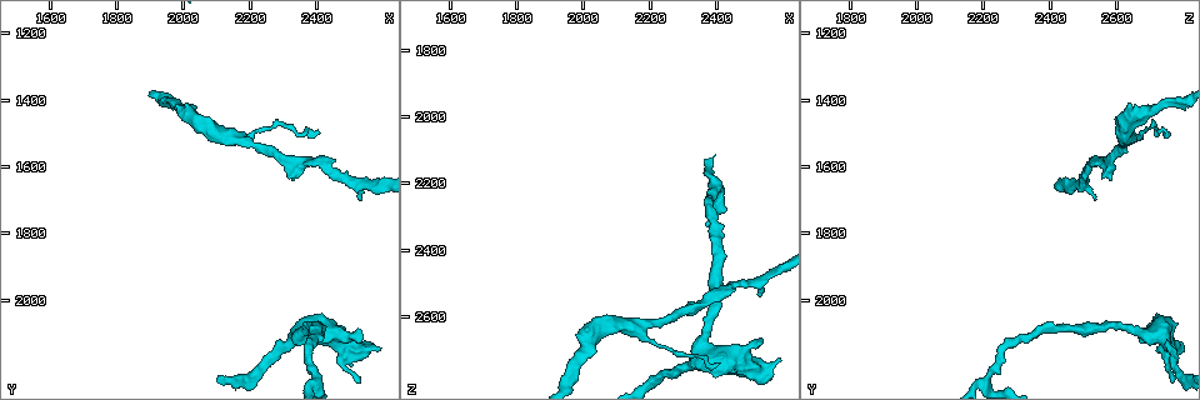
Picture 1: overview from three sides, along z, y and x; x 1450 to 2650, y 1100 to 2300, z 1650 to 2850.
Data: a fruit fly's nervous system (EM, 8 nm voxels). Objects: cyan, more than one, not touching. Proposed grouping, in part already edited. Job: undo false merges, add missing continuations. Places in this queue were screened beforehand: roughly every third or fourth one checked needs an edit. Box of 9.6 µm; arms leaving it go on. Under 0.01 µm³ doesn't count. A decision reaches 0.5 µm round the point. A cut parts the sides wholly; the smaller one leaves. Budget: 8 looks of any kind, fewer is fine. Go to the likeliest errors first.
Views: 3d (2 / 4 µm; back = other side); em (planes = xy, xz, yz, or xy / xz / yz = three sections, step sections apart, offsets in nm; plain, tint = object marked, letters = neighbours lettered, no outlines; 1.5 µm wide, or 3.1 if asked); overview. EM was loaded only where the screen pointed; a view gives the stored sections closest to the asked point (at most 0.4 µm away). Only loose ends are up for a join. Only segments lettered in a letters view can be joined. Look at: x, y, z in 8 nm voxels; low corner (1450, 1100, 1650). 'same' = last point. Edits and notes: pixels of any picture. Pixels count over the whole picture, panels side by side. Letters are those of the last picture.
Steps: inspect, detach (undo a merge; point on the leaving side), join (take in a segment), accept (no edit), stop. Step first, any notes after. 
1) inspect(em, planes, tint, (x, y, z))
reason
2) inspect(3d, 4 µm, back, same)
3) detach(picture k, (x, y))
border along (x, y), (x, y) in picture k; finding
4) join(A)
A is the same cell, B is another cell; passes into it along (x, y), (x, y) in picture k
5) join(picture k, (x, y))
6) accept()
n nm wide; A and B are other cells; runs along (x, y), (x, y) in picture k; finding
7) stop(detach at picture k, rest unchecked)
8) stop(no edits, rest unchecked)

inspect(3d, 4 µm, (2170, 1520, 2640))
a fork

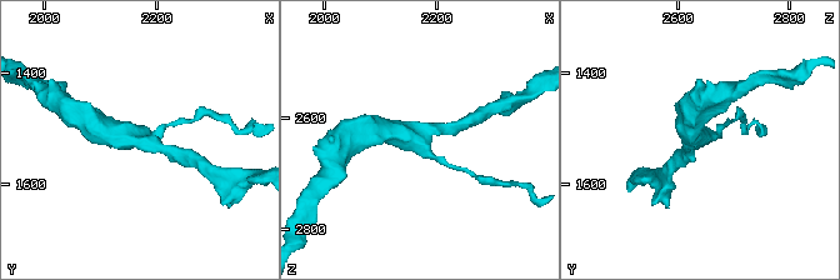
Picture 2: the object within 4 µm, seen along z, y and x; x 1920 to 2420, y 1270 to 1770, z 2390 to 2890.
inspect(em, planes, letters, (2170, 1515, 2635))

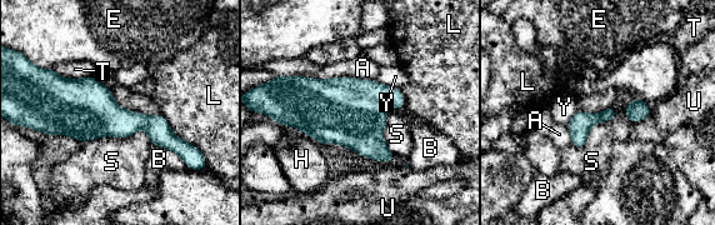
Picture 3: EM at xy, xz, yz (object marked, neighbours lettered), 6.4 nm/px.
accept()
A, B, E, H, L, S, T, U and Y are other cells; all the same neuron

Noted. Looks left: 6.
inspect(em, planes, letters, (2540, 2110, 2680))
free end

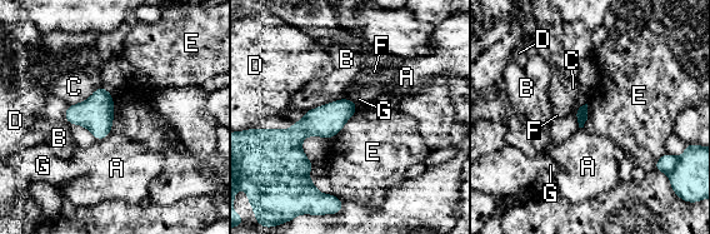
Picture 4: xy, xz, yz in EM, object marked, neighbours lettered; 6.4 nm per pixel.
accept()
A, B, C, D, E, F and G are other cells; border along (359, 106), (331, 139) in picture 4; none of them fits

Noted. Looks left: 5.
inspect(3d, 2 µm, back, (2290, 2140, 2750))
sudden change in width

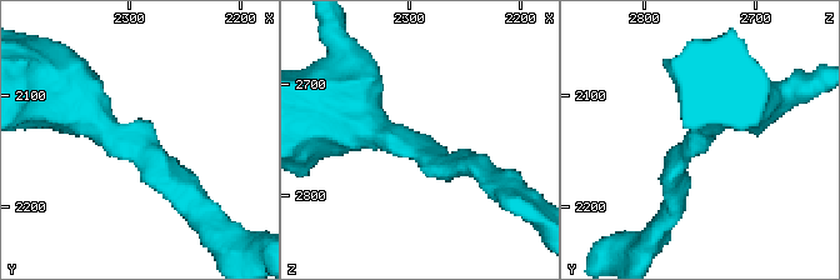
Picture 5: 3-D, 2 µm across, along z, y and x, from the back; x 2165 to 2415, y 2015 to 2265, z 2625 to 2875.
inspect(em, yz, step 4, tint, (2294, 2142, 2758))
arms of 190, 500 nm; need the tissue

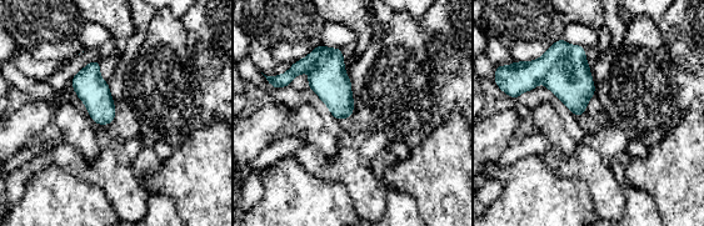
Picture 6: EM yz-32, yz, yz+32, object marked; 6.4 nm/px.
inspect(em, planes, letters, same)
another direction

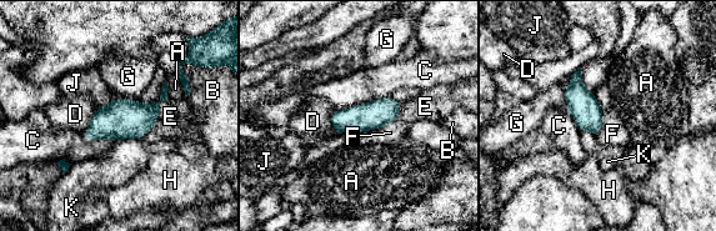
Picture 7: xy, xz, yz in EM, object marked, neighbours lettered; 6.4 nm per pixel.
accept()
C touches over 380 nm; A, B, C, D, E, F, G, H, J and K are other cells; border along (390, 95), (334, 111) in picture 7; all the same neuron

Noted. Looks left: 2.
stop(no edits, rest unchecked)

